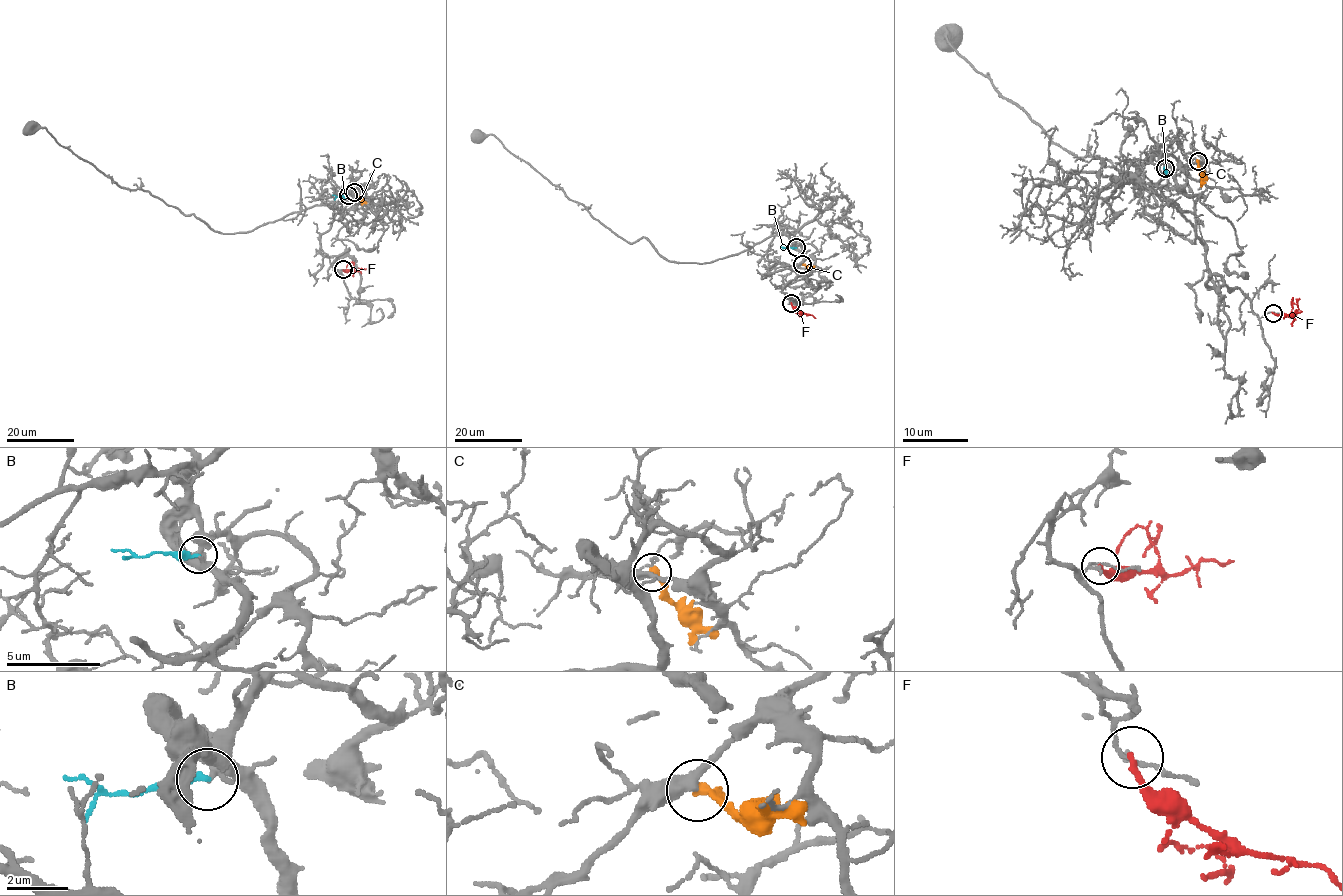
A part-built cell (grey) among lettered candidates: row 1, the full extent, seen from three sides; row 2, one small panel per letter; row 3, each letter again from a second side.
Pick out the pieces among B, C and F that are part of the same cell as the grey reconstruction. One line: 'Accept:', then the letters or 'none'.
Accept: B

